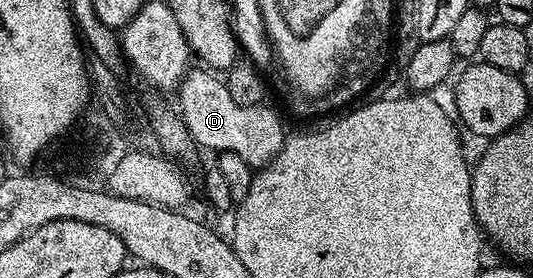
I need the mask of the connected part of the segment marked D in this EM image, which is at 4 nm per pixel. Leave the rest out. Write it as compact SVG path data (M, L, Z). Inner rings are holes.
M193 68L181 81L175 97L181 101L179 113L185 122L185 127L189 130L189 135L193 137L194 143L198 147L206 146L212 152L235 152L235 156L243 156L247 164L254 168L268 166L269 162L281 150L281 145L285 143L287 129L281 123L281 118L273 110L268 110L268 105L260 106L240 106L235 104L231 92L227 92L224 81L216 73L205 68Z

